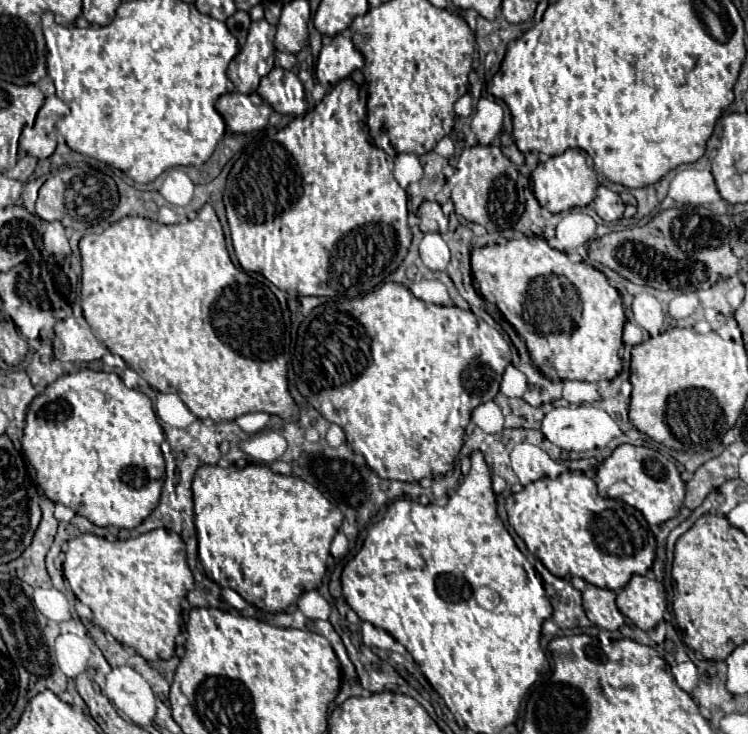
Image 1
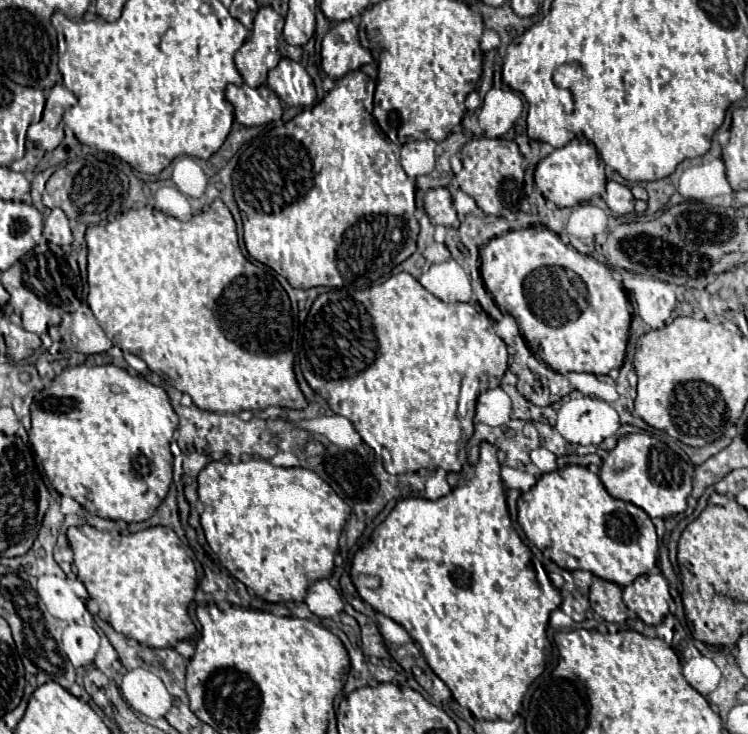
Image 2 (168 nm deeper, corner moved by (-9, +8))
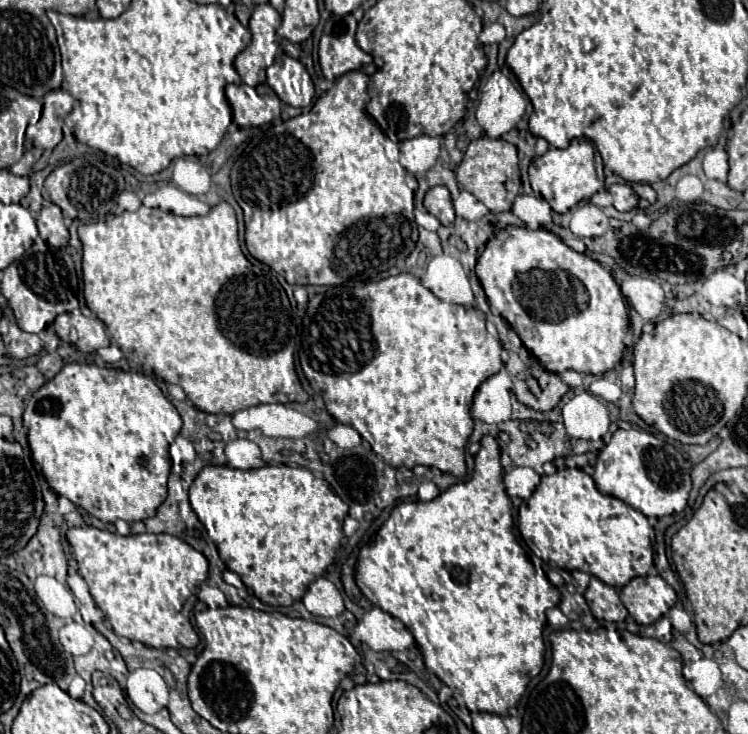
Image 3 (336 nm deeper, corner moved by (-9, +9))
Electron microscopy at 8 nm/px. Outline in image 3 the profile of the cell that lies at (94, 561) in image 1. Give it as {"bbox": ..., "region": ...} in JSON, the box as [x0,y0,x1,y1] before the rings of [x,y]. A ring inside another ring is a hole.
{"bbox":[66,526,208,648],"region":[[[94,526],[70,528],[66,534],[86,580],[96,606],[104,612],[118,636],[128,640],[138,640],[152,648],[194,648],[198,644],[198,634],[190,624],[190,610],[196,602],[196,590],[208,576],[208,560],[196,552],[192,546],[170,534],[134,534],[118,536],[108,530],[98,530]]]}

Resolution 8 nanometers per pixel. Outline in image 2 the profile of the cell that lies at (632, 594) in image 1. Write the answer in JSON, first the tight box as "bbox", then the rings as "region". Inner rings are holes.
{"bbox":[624,575,670,625],"region":[[[640,575],[634,583],[624,587],[624,603],[644,623],[658,625],[668,615],[670,589],[662,575]]]}

